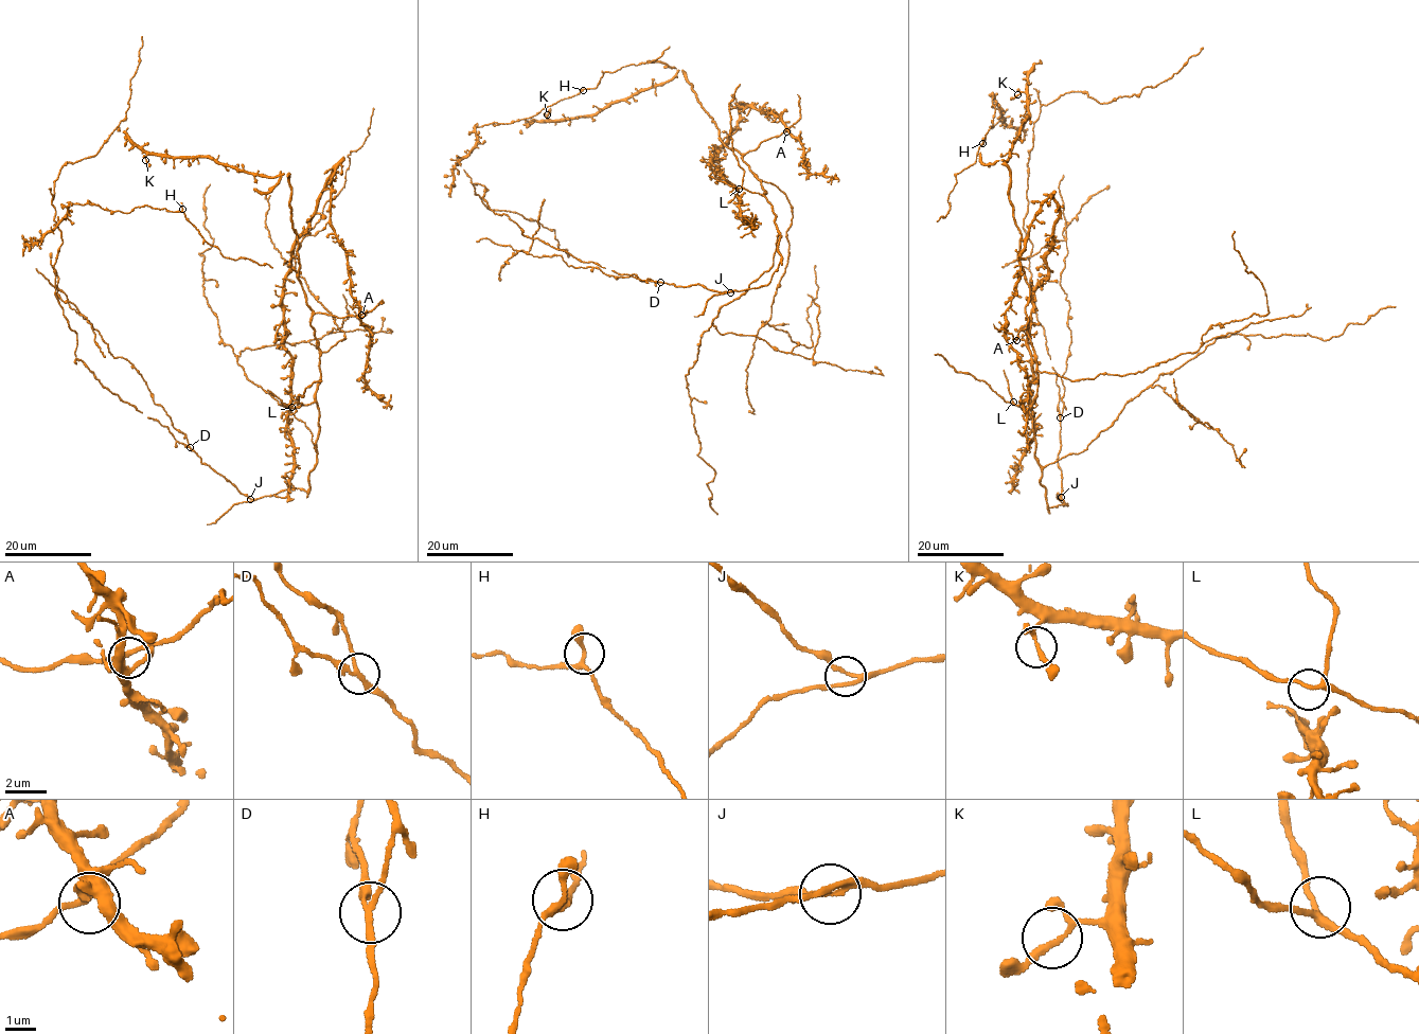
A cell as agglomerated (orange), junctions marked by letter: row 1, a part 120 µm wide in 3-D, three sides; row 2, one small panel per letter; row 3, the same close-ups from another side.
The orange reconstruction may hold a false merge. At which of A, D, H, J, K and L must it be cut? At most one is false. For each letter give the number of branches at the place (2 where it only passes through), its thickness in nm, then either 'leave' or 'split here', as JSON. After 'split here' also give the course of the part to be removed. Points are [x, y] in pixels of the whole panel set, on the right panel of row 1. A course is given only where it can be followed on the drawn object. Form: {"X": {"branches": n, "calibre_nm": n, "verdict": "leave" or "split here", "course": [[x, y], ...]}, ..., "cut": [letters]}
{"A": {"branches": 3, "calibre_nm": 170, "verdict": "leave"}, "D": {"branches": 3, "calibre_nm": 180, "verdict": "split here", "course": [[1060, 417], [1062, 377], [1071, 331], [1069, 306], [1060, 284], [1067, 252], [1062, 232], [1081, 206], [1109, 184]]}, "H": {"branches": 3, "calibre_nm": 170, "verdict": "leave"}, "J": {"branches": 3, "calibre_nm": 160, "verdict": "leave"}, "K": {"branches": 3, "calibre_nm": 170, "verdict": "leave"}, "L": {"branches": 3, "calibre_nm": 170, "verdict": "leave"}, "cut": ["D"]}

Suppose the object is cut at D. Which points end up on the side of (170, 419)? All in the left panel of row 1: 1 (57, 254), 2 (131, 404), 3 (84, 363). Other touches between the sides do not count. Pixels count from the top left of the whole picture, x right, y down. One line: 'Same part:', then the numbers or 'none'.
Same part: none

